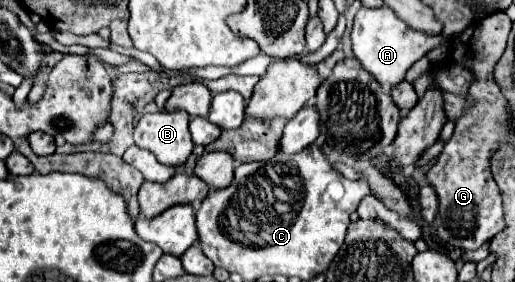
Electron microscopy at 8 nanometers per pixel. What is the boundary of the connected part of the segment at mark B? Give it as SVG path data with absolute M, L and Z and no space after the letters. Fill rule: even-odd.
M183 110L141 116L133 138L135 146L153 152L155 158L167 166L183 164L193 150L189 116Z

